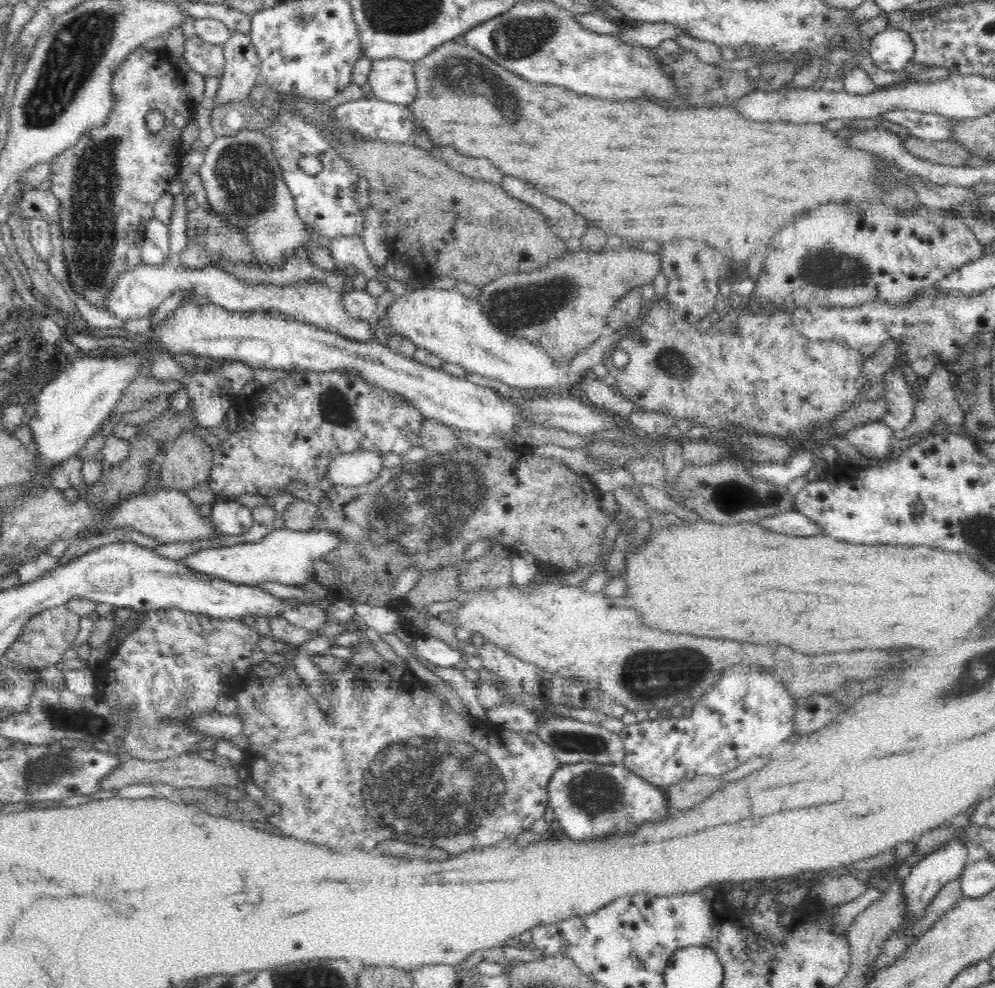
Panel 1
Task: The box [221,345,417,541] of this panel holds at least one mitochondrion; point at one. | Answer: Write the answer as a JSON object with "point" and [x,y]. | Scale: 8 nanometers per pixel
{"point":[336,406]}

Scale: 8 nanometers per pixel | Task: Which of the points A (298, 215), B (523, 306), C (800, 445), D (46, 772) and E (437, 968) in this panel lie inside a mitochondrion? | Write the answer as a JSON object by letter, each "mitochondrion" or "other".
{"A":"other","B":"mitochondrion","C":"other","D":"mitochondrion","E":"other"}

